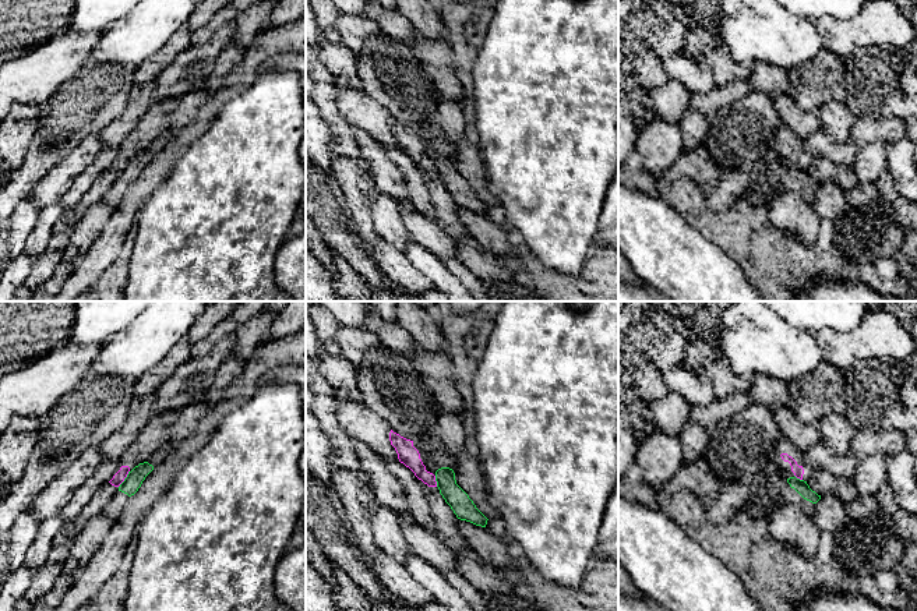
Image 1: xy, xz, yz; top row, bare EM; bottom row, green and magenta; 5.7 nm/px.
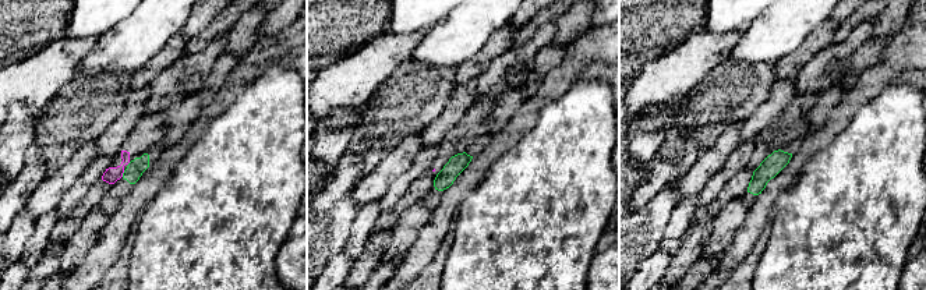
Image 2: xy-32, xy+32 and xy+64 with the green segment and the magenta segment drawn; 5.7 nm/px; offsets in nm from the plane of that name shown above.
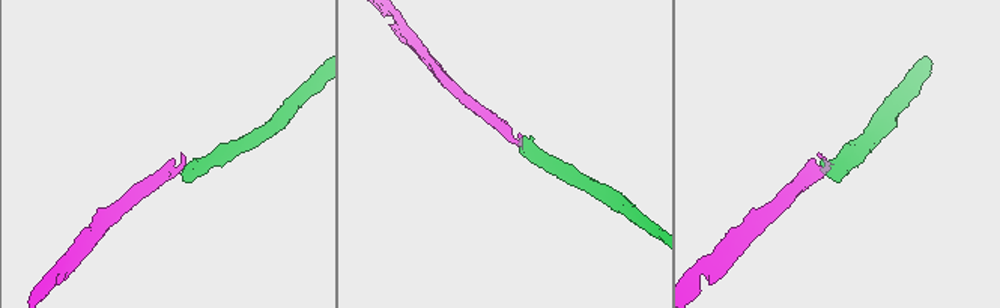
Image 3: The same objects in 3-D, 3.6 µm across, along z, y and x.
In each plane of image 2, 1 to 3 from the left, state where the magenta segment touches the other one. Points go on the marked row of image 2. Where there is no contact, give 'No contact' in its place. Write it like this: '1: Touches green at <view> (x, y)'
1: Touches green at xy-32 (123, 173)
2: No contact
3: No contact

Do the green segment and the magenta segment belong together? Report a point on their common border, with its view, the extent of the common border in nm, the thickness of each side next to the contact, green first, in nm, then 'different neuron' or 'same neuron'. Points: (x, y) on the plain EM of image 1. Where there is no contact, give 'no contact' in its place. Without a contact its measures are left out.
xy (126, 165) | 110 nm | 100/70 nm | different neuron

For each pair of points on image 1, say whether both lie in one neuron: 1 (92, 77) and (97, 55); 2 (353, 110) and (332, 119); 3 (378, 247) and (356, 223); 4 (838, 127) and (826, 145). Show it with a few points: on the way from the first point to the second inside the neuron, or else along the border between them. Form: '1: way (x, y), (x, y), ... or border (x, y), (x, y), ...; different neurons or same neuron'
1: border (88, 59), (127, 64); different neurons
2: border (337, 88), (337, 108), (353, 126); different neurons
3: border (380, 239), (360, 244); different neurons
4: border (819, 127), (835, 141), (847, 140); different neurons

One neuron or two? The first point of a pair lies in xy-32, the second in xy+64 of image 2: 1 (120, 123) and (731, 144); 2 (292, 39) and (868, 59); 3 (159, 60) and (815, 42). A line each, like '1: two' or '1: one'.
1: two
2: two
3: one

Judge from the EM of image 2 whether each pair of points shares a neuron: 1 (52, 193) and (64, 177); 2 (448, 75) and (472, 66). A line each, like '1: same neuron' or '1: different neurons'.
1: same neuron
2: different neurons

